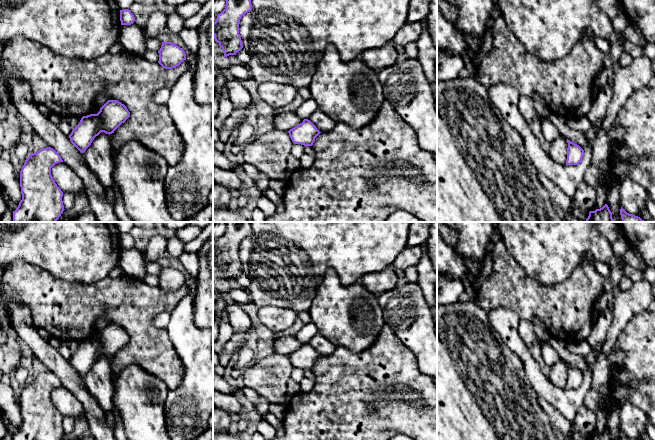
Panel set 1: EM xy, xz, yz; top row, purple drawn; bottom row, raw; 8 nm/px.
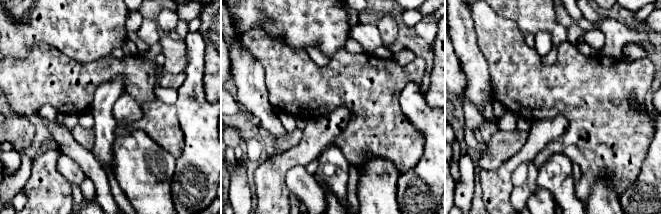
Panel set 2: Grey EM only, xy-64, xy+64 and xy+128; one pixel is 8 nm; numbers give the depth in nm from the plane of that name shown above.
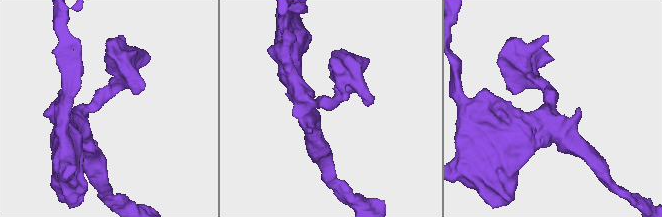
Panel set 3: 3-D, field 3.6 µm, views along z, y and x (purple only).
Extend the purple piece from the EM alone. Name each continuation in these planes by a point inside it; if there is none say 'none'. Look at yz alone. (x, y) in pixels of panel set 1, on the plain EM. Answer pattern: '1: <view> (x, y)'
none

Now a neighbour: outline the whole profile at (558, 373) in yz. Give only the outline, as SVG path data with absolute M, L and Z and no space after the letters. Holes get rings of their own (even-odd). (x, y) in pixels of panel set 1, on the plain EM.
M560 359L554 366L550 368L548 378L554 386L566 389L567 372L567 363L563 359Z

